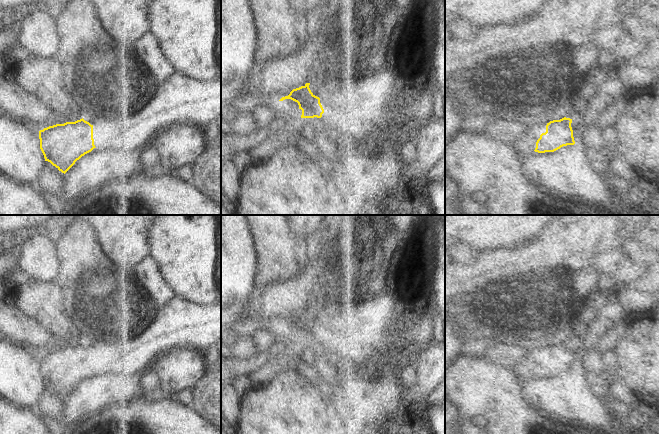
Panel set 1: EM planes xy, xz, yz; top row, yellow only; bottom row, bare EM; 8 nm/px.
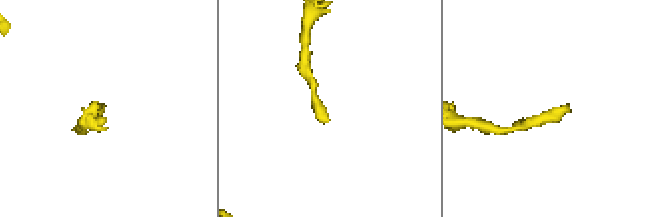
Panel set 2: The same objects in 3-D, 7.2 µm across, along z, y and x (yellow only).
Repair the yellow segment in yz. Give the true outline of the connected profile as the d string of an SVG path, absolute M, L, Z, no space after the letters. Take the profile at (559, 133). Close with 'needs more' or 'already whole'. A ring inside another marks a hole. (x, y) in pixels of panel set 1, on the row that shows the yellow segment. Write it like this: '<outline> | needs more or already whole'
M562 118L547 123L546 132L540 135L536 142L535 152L554 152L563 146L574 145L572 119Z | already whole

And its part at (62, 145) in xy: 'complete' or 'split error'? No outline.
split error

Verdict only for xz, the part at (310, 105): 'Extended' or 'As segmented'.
Extended.

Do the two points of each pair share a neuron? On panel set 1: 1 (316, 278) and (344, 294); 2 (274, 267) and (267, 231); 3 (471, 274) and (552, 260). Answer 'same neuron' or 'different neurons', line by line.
1: same neuron
2: same neuron
3: same neuron

